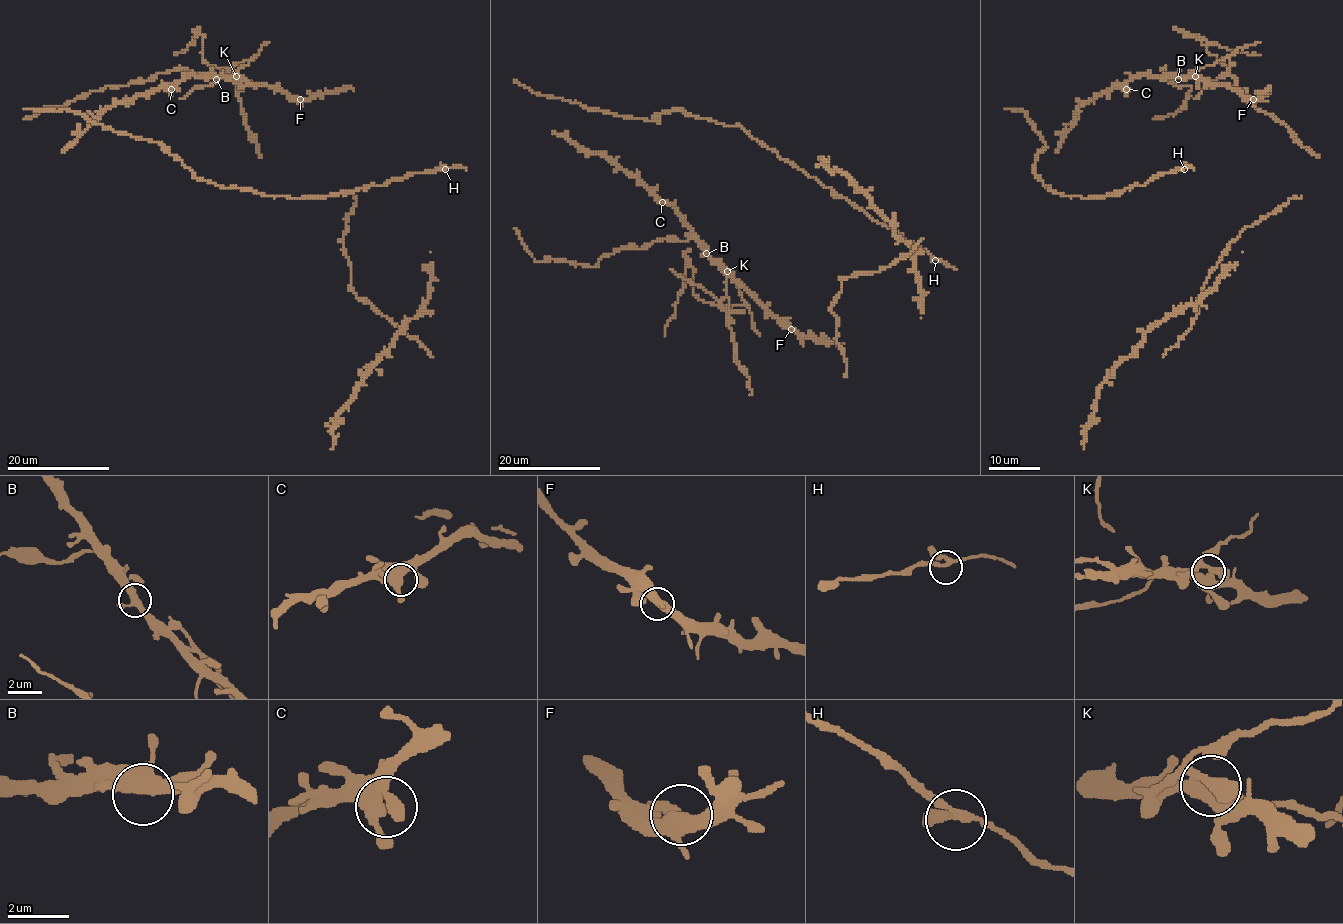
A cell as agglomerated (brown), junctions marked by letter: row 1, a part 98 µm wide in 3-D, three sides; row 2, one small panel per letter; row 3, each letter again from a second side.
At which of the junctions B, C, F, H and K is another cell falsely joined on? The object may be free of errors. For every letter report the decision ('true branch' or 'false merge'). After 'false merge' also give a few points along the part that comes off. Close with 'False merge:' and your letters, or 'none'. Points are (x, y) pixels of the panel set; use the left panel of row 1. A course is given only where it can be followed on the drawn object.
B: true branch
C: true branch
F: true branch
H: true branch
K: false merge; foreign part runs (236, 76), (238, 86), (224, 71), (203, 59), (203, 36), (198, 34), (184, 52), (174, 56)
False merge: K

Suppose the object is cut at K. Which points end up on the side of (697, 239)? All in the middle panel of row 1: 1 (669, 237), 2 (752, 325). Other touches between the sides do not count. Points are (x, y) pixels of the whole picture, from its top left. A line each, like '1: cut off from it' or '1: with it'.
1: with it
2: with it

